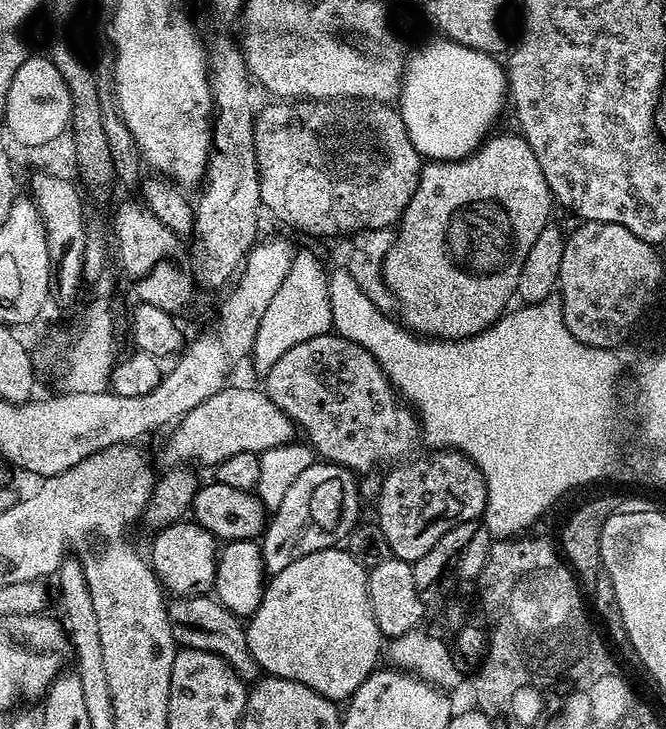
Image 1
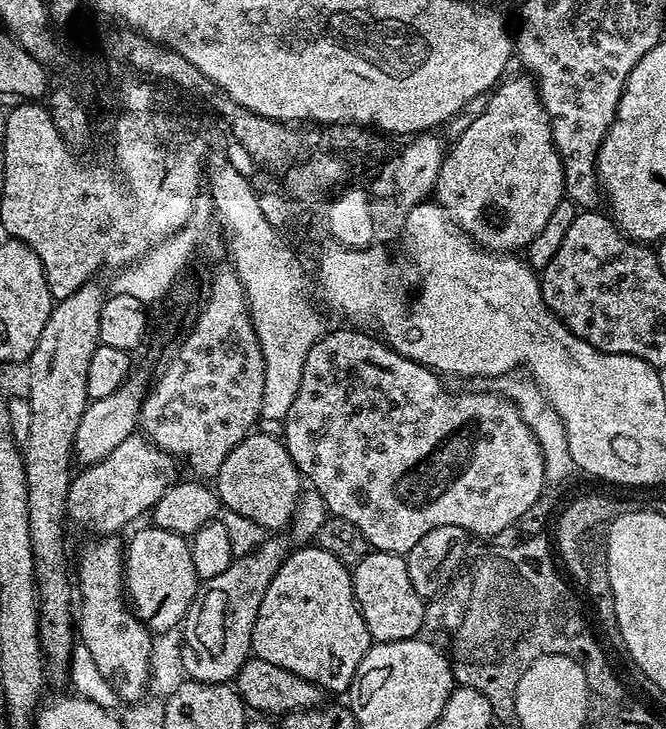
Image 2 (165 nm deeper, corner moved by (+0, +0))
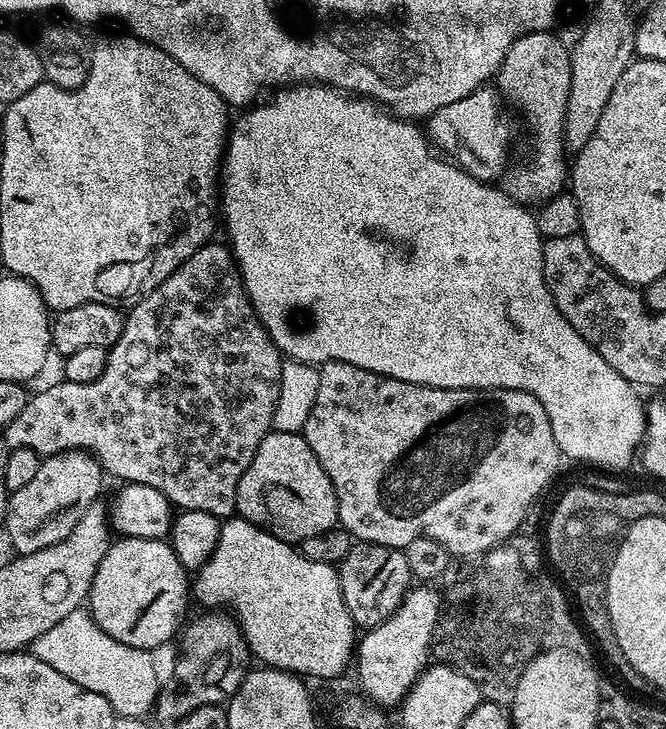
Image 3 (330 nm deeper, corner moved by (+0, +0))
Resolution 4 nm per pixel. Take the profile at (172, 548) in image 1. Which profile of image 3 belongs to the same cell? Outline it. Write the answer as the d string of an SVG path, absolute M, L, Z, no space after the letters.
M126 536L109 543L102 562L98 562L98 574L94 574L86 608L96 625L110 634L110 638L118 638L118 642L126 642L126 646L157 650L176 631L177 635L185 623L188 596L190 600L188 576L167 539Z

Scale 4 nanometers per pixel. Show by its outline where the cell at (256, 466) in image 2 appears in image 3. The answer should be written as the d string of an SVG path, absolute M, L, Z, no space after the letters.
M270 430L262 438L250 466L246 466L246 474L238 482L236 491L236 512L250 523L265 528L279 540L299 542L306 538L314 538L314 534L322 534L326 530L337 527L338 498L326 470L322 470L322 462L314 458L314 450L304 441L300 432L277 432Z

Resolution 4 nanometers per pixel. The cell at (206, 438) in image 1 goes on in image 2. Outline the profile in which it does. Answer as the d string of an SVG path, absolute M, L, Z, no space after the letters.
M133 434L126 438L126 442L121 442L106 458L102 458L97 464L89 464L83 469L84 473L73 475L72 485L68 491L68 516L76 524L81 524L84 528L96 532L92 534L120 534L127 524L135 525L140 515L151 513L152 508L170 490L170 486L176 483L178 473L176 473L178 461L175 456L168 452L163 452L156 444L152 443L143 434Z

